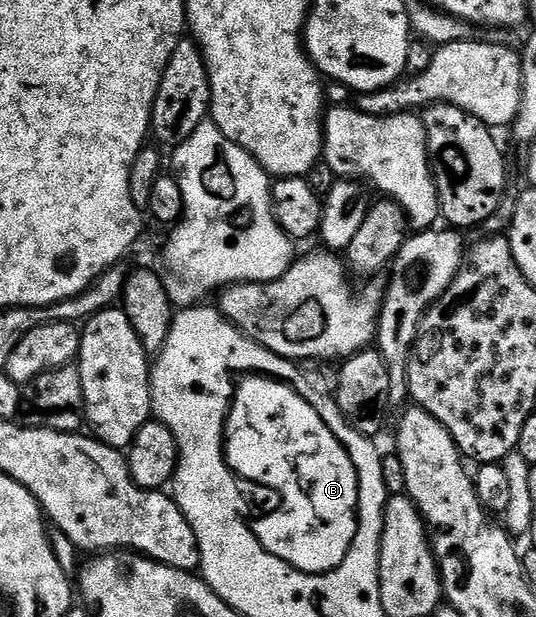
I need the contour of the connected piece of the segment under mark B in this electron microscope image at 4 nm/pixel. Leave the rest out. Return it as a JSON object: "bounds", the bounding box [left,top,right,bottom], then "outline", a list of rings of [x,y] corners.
{"bounds":[229,368,359,575],"outline":[[[249,368],[243,377],[231,383],[231,393],[235,395],[235,405],[229,423],[229,457],[244,482],[260,490],[272,489],[279,496],[279,506],[272,513],[264,511],[261,515],[257,535],[273,553],[293,561],[303,571],[324,575],[337,571],[359,526],[359,480],[349,451],[341,447],[341,439],[329,431],[321,415],[313,411],[313,403],[292,386],[288,377]]]}

